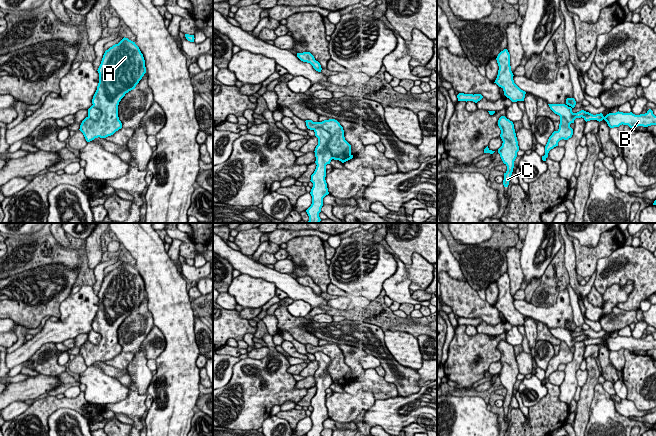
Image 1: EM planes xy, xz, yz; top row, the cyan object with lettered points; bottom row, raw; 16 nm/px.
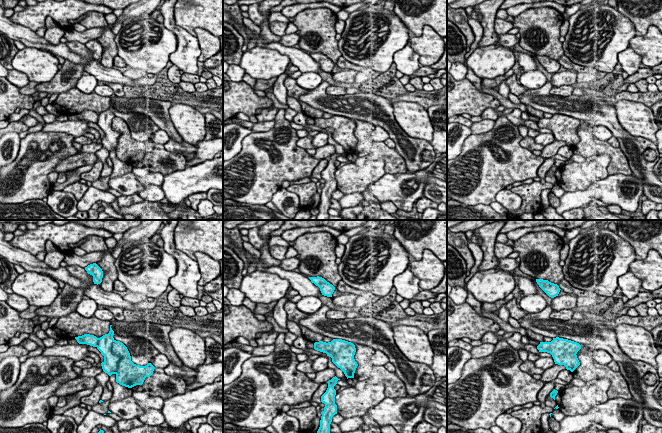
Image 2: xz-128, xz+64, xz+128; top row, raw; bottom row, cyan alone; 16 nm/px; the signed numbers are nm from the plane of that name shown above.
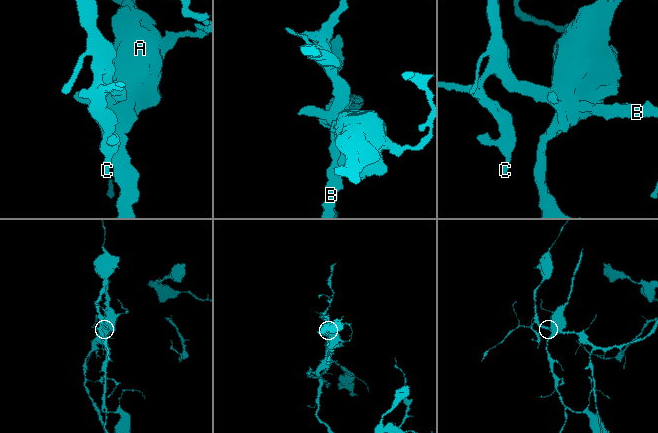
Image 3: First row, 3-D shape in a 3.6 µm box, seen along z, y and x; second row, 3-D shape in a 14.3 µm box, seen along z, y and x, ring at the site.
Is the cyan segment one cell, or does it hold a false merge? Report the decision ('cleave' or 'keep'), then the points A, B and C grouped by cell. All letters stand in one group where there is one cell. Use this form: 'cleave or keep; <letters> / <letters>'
cleave; A / B C

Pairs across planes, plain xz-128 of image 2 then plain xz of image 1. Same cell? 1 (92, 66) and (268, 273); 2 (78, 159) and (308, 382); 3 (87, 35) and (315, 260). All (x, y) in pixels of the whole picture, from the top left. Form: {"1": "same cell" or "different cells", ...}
{"1": "same cell", "2": "same cell", "3": "different cells"}

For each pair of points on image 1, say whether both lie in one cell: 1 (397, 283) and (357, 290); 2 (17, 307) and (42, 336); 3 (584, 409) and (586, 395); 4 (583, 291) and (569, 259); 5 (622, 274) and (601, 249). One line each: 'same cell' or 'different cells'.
1: different cells
2: different cells
3: same cell
4: same cell
5: different cells

